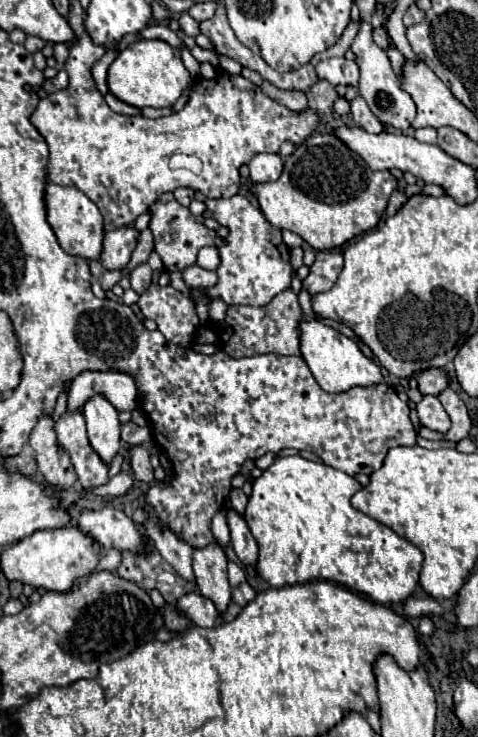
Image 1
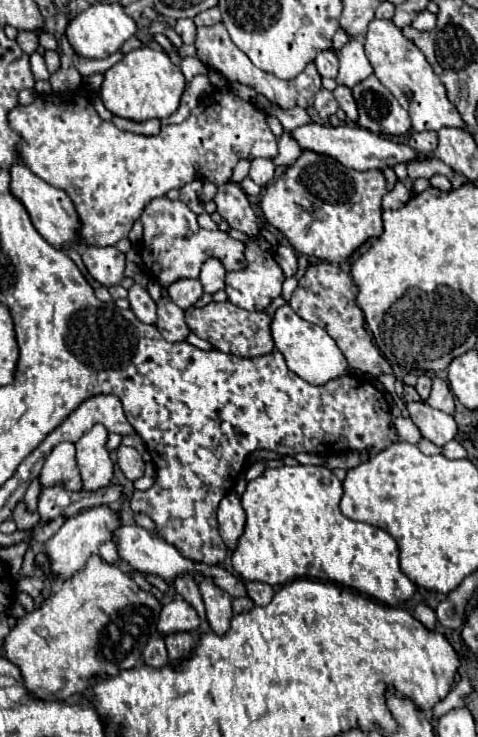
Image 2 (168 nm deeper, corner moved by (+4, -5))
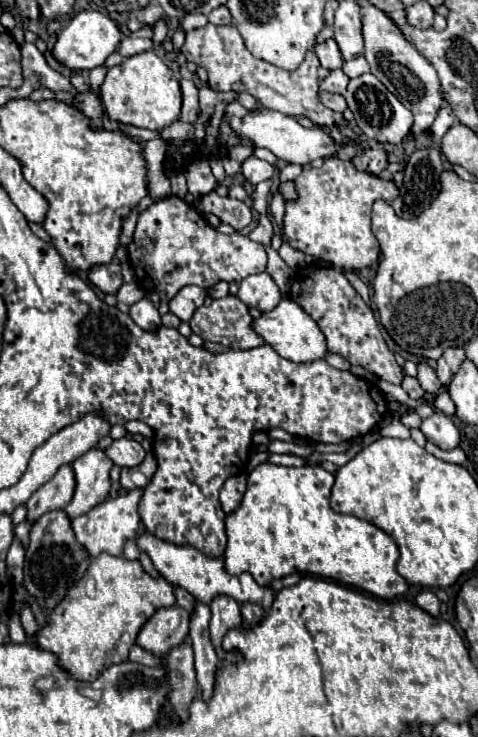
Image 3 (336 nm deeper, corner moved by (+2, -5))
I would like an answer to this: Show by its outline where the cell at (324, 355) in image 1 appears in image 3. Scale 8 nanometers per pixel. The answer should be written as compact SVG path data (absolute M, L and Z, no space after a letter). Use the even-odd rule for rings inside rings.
M284 298L274 310L264 312L258 320L254 320L254 330L264 338L266 344L270 344L282 358L290 362L308 364L328 356L328 346L322 330L296 302L292 302L292 298Z

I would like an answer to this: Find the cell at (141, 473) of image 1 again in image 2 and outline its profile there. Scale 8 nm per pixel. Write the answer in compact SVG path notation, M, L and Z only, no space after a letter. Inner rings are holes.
M118 446L118 466L128 480L136 480L144 476L144 460L138 450L130 446Z

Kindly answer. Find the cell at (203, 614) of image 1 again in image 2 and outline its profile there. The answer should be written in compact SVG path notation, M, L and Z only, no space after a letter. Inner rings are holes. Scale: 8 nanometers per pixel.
M176 596L174 600L170 600L162 606L156 630L160 636L166 636L166 634L174 634L174 632L192 632L198 626L200 626L200 618L198 618L196 610L186 600Z

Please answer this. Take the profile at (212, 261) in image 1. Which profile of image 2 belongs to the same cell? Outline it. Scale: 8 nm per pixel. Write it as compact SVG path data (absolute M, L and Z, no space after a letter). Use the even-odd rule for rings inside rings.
M212 258L212 260L208 260L208 262L202 266L200 282L202 282L202 286L204 286L204 292L214 294L214 292L222 290L222 288L224 288L224 278L226 278L226 270L224 270L224 266L220 264L220 260Z

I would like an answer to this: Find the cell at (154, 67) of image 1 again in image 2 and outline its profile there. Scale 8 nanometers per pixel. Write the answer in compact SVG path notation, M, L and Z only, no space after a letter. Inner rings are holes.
M140 48L128 52L118 64L114 64L106 74L100 86L100 98L104 106L120 118L134 122L144 122L150 118L168 118L178 110L180 96L184 92L184 76L176 64L168 58L166 52L152 48Z

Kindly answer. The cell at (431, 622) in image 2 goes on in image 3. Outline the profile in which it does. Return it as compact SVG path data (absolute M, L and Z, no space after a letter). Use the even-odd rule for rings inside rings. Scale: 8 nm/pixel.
M424 590L424 592L420 592L418 596L416 596L416 604L424 610L424 612L428 612L430 616L438 616L438 608L440 608L440 602L438 602L438 598L430 592L430 590Z

